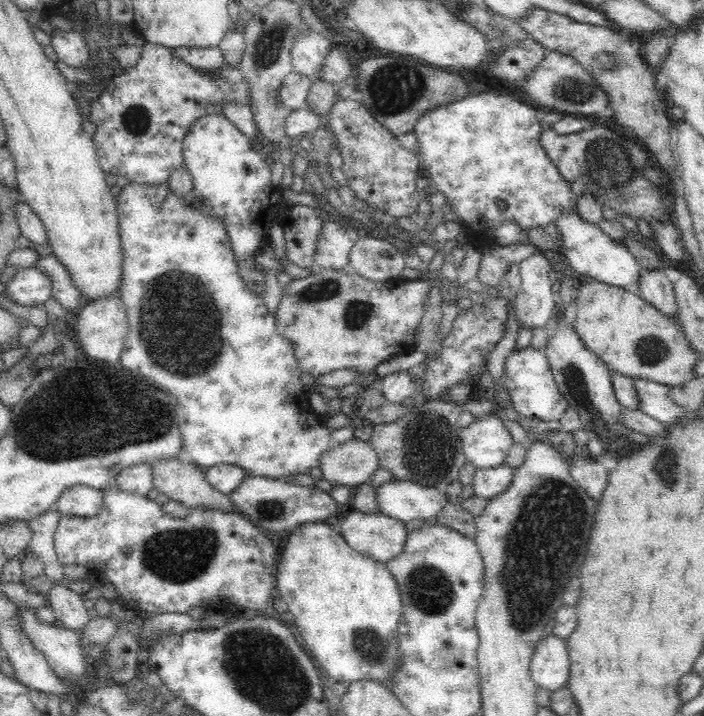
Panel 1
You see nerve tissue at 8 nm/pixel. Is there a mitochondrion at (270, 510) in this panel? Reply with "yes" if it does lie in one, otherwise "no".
yes

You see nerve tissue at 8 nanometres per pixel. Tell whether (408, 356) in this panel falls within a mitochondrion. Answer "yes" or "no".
no

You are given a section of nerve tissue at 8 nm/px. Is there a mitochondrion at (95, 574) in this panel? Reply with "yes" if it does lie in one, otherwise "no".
no

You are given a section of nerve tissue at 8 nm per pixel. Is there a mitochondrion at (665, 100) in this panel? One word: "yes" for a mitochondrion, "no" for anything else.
no

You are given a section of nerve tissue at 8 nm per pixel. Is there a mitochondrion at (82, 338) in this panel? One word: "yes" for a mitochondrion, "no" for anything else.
no

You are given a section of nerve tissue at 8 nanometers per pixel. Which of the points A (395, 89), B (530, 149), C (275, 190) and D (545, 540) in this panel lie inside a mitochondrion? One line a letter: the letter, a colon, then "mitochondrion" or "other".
A: mitochondrion
B: other
C: other
D: mitochondrion

